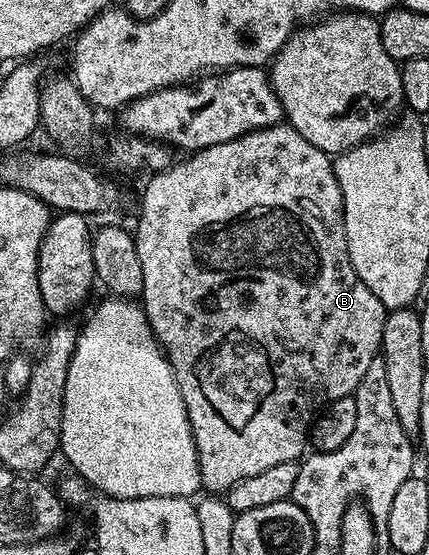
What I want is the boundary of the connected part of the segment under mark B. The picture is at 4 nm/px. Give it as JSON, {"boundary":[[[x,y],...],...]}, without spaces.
{"boundary":[[[282,123],[239,135],[239,139],[227,143],[215,143],[215,147],[190,152],[186,157],[189,157],[186,161],[174,160],[166,169],[152,174],[141,193],[141,218],[135,228],[139,264],[143,267],[143,291],[139,301],[179,383],[195,439],[202,486],[210,494],[225,495],[235,483],[251,479],[251,475],[259,475],[278,463],[297,461],[306,452],[315,414],[332,401],[352,397],[359,387],[359,379],[367,375],[371,359],[379,356],[387,310],[375,295],[371,295],[367,283],[359,279],[351,263],[347,251],[343,191],[330,154],[319,151],[315,143],[307,143],[299,131]]]}

